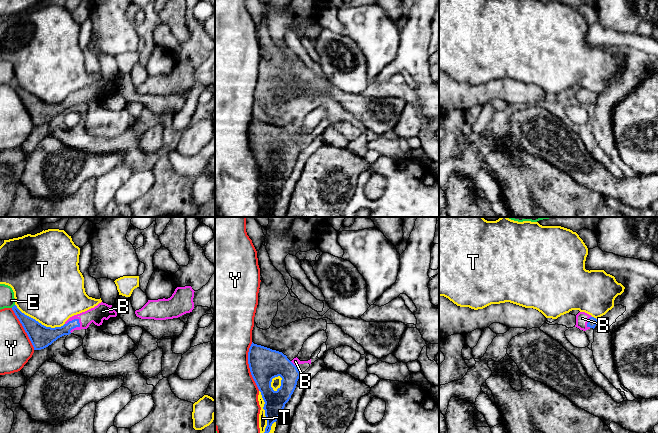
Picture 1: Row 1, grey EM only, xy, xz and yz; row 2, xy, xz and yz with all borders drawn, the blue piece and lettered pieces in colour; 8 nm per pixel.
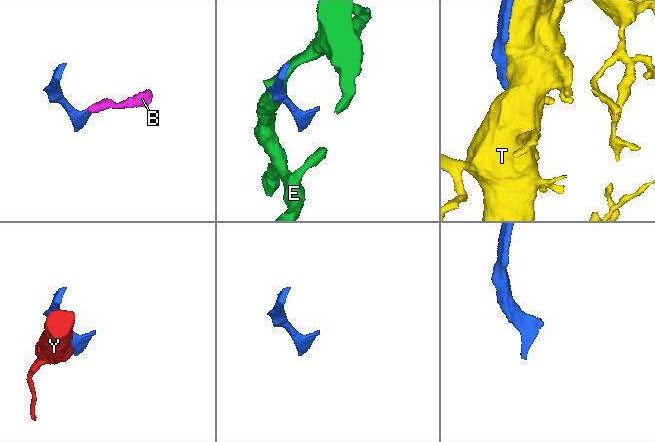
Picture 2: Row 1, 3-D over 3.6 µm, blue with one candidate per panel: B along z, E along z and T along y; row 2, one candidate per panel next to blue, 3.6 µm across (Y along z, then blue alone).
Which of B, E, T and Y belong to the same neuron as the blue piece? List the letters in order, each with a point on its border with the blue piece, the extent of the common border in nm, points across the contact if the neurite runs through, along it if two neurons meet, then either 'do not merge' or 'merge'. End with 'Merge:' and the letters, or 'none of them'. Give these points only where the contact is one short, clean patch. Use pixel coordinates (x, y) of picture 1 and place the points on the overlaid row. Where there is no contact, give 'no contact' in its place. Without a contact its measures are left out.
B: contact xy (77, 326); length 140 nm; way xy (48, 335), (77, 326), (87, 317), (102, 311); merge
E: contact xy (13, 306); length 40 nm; border xy (14, 304), (11, 307); do not merge
T: contact xy (38, 322); length 440 nm; do not merge
Y: contact xz (249, 366); length 400 nm; do not merge
Merge: B

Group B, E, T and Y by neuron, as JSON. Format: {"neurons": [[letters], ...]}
{"neurons": [["B"], ["E"], ["T"], ["Y"]]}

